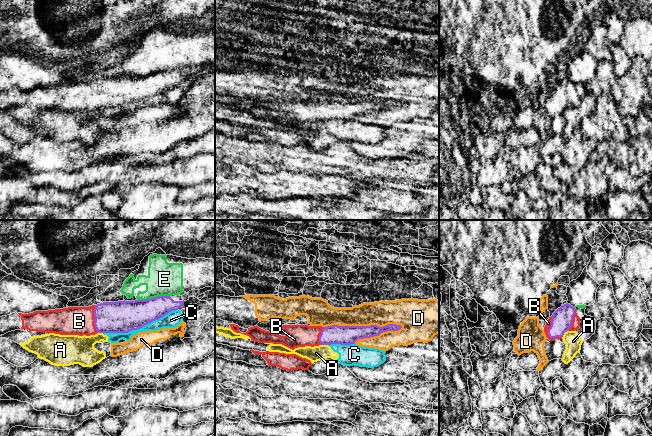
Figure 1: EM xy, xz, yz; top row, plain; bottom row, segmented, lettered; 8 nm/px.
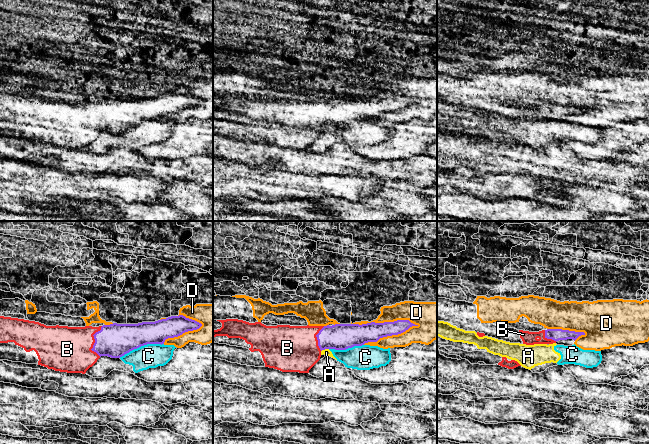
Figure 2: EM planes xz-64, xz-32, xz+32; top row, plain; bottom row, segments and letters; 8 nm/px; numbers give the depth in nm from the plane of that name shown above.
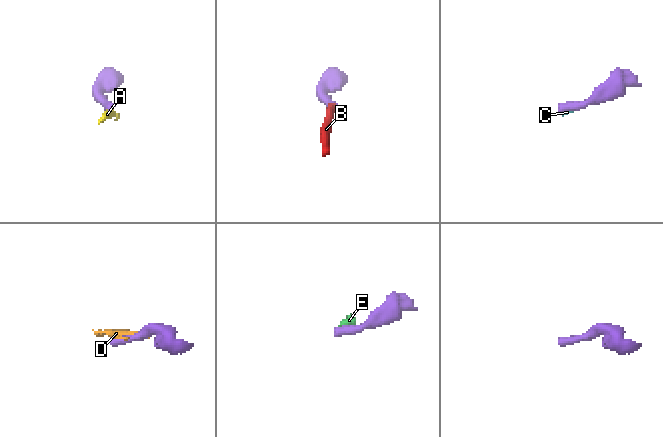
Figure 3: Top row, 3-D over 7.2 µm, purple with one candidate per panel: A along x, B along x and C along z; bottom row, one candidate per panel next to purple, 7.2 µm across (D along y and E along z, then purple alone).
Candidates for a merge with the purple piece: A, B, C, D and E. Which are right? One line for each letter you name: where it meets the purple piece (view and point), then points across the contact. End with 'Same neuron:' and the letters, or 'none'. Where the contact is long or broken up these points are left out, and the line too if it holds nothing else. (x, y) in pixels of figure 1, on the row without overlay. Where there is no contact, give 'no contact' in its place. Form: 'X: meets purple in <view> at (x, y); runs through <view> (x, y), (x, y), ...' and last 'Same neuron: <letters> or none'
B: meets purple in yz at (547, 108); runs through yz (562, 94), (547, 108), (548, 99)
Same neuron: B

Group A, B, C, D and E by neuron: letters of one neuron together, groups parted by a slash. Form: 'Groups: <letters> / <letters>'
Groups: A C / B / D / E

